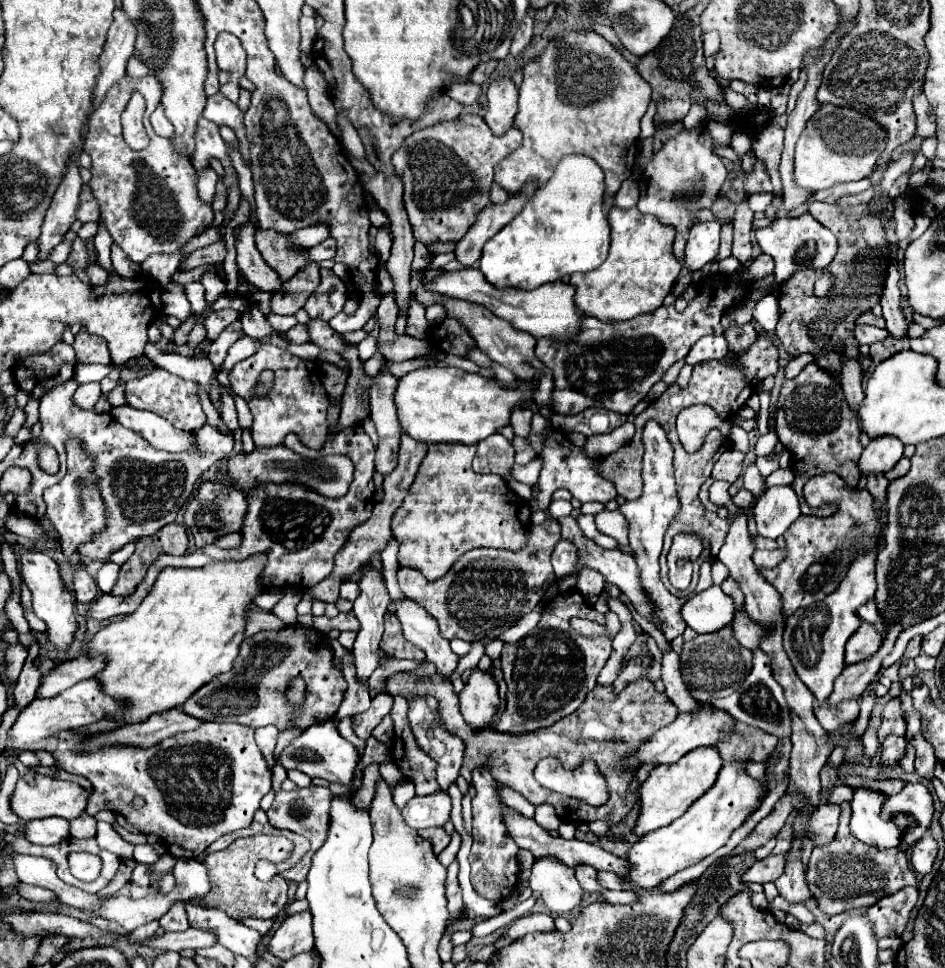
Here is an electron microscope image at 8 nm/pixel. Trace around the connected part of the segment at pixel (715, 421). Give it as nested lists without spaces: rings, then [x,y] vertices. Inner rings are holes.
[[[696,406],[682,410],[676,419],[678,438],[688,453],[694,453],[702,448],[704,438],[712,428],[722,430],[724,436],[730,434],[730,422],[720,420],[710,406]]]

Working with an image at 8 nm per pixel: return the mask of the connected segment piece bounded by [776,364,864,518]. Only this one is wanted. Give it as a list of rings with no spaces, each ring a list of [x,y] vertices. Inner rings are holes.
[[[808,364],[796,378],[786,380],[780,390],[778,410],[776,410],[776,434],[792,456],[790,468],[796,478],[790,486],[798,494],[802,514],[824,516],[824,518],[832,516],[837,511],[836,504],[822,504],[818,508],[808,510],[808,504],[802,496],[802,486],[806,484],[808,478],[822,472],[838,474],[848,484],[848,488],[858,486],[860,474],[856,468],[856,460],[864,450],[860,444],[860,420],[848,408],[842,386],[832,384],[832,378],[826,376],[826,372],[820,372],[816,364]]]

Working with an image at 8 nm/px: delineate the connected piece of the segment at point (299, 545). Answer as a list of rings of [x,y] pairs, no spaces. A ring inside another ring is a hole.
[[[354,424],[354,426],[342,430],[336,436],[328,436],[326,446],[322,450],[304,448],[298,442],[298,438],[290,436],[290,434],[286,436],[284,446],[292,448],[292,452],[296,452],[296,454],[302,454],[304,458],[308,458],[308,454],[314,454],[312,460],[318,460],[320,456],[330,456],[330,454],[348,456],[352,460],[354,468],[356,468],[354,482],[350,484],[348,494],[342,496],[340,500],[326,500],[326,496],[310,492],[308,488],[300,488],[300,484],[260,484],[260,486],[256,486],[248,492],[248,512],[246,512],[244,524],[242,524],[242,544],[234,550],[220,550],[216,546],[204,546],[204,548],[194,552],[194,566],[206,566],[206,564],[216,562],[216,560],[244,560],[244,558],[254,556],[254,554],[264,554],[268,558],[268,564],[264,566],[264,572],[260,574],[260,586],[262,588],[282,588],[282,586],[300,588],[302,584],[304,584],[304,588],[312,588],[314,584],[326,580],[332,574],[336,552],[344,546],[350,532],[370,518],[372,508],[374,508],[374,488],[370,488],[370,482],[372,482],[372,476],[374,476],[374,446],[372,446],[372,440],[370,440],[370,436],[366,436],[366,432],[360,424]]]

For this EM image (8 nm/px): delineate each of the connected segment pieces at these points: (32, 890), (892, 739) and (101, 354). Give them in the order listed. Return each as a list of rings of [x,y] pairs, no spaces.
[[[16,882],[14,888],[16,888],[16,892],[18,892],[24,900],[30,900],[30,902],[48,902],[48,904],[52,904],[52,902],[58,900],[56,894],[52,894],[52,892],[44,890],[44,888],[38,888],[38,886],[28,886],[28,884],[24,884],[24,882]]]
[[[888,734],[888,736],[884,738],[884,742],[882,742],[882,748],[884,748],[884,752],[882,752],[884,762],[890,764],[890,766],[896,766],[898,758],[900,758],[900,756],[904,754],[904,750],[906,750],[906,738],[896,736],[896,734]]]
[[[80,330],[74,336],[72,348],[74,348],[76,358],[78,358],[80,364],[90,364],[90,362],[110,364],[112,362],[108,346],[106,346],[106,340],[100,340],[100,336],[92,336],[90,332]]]

